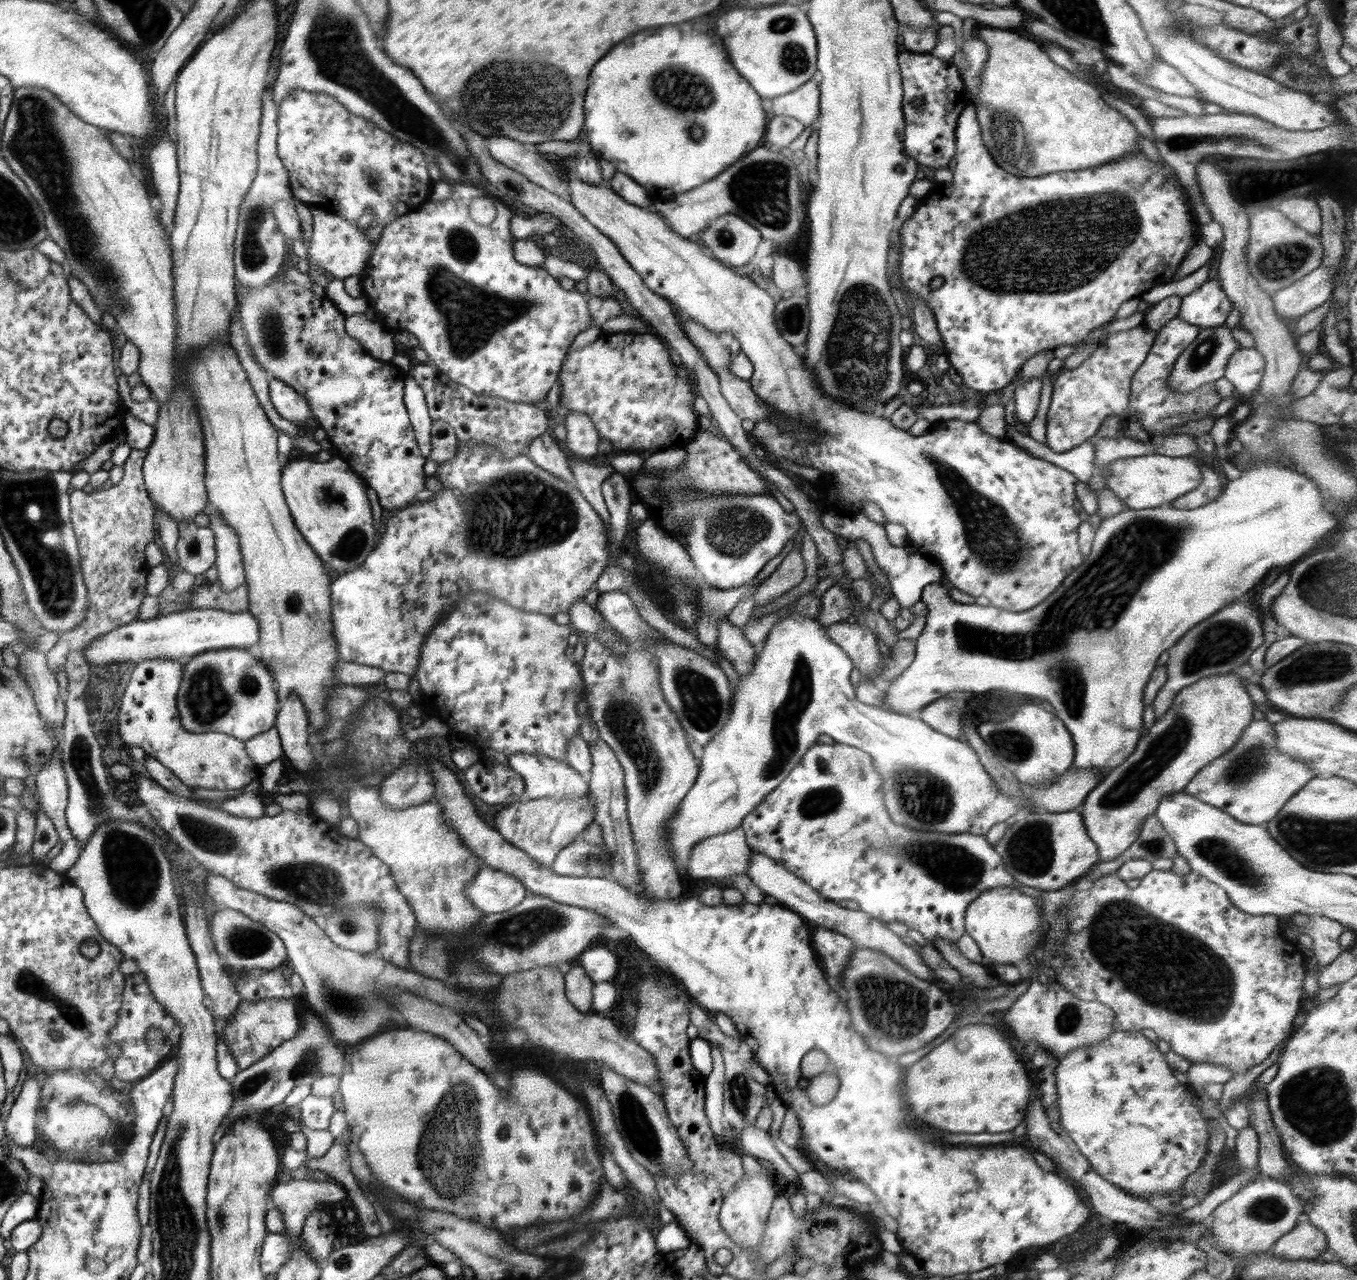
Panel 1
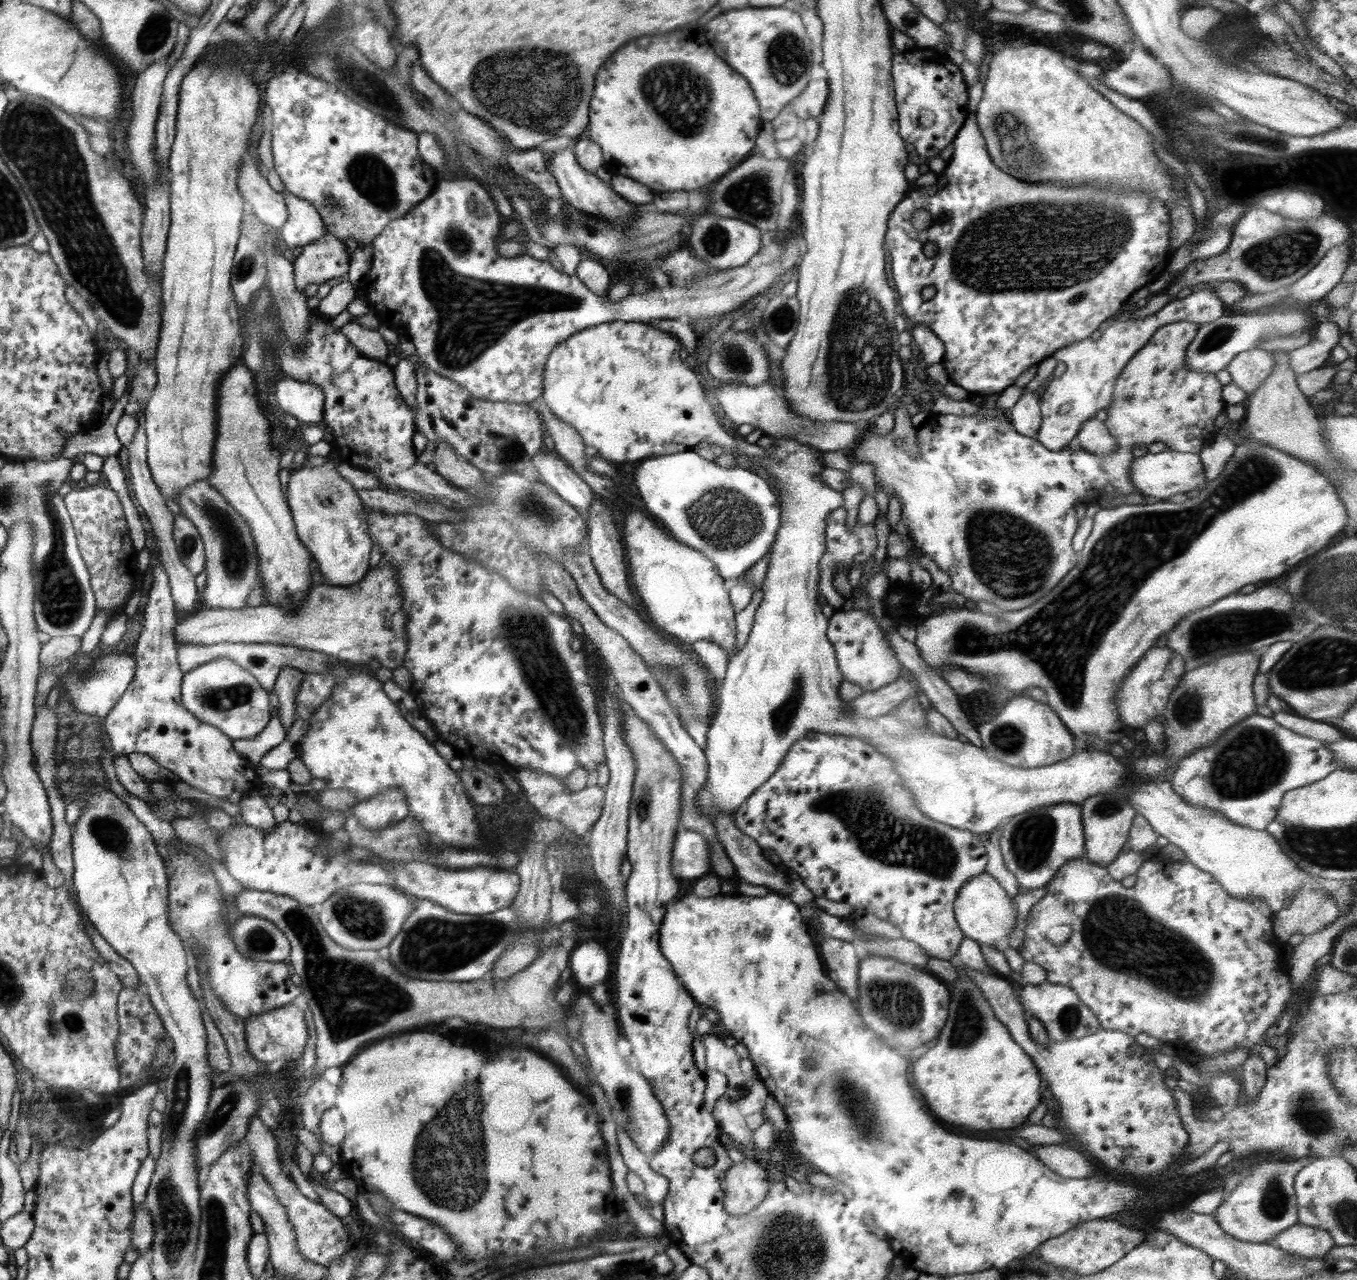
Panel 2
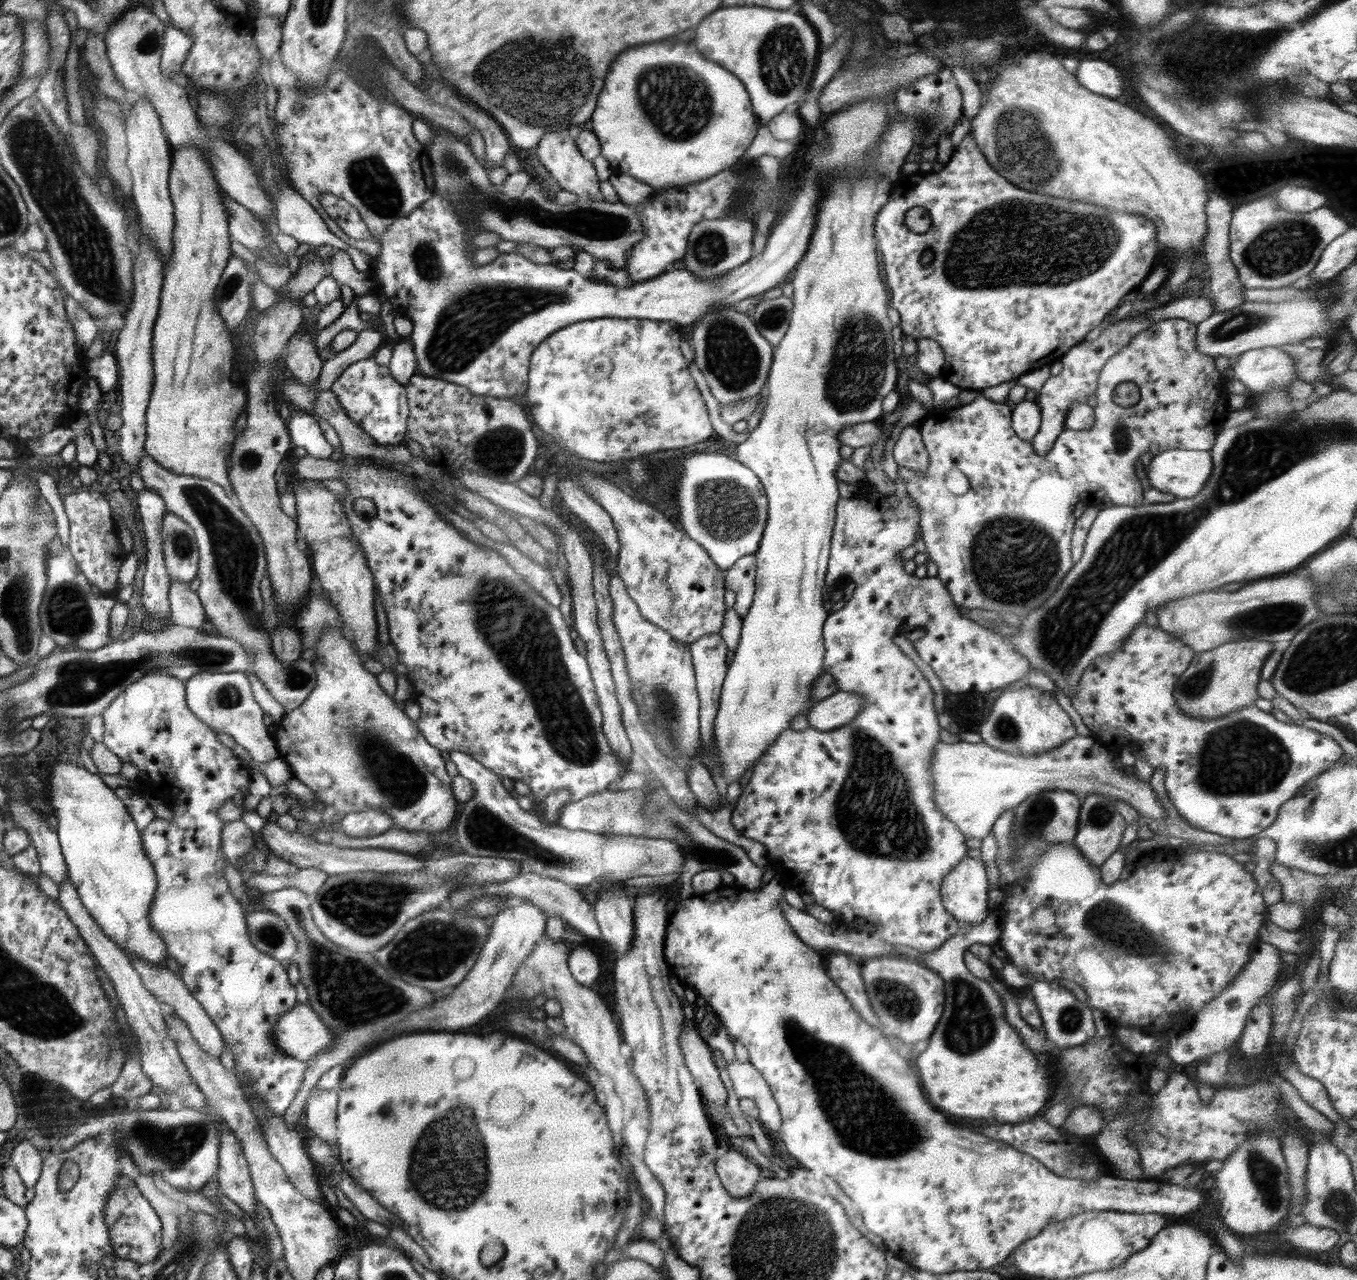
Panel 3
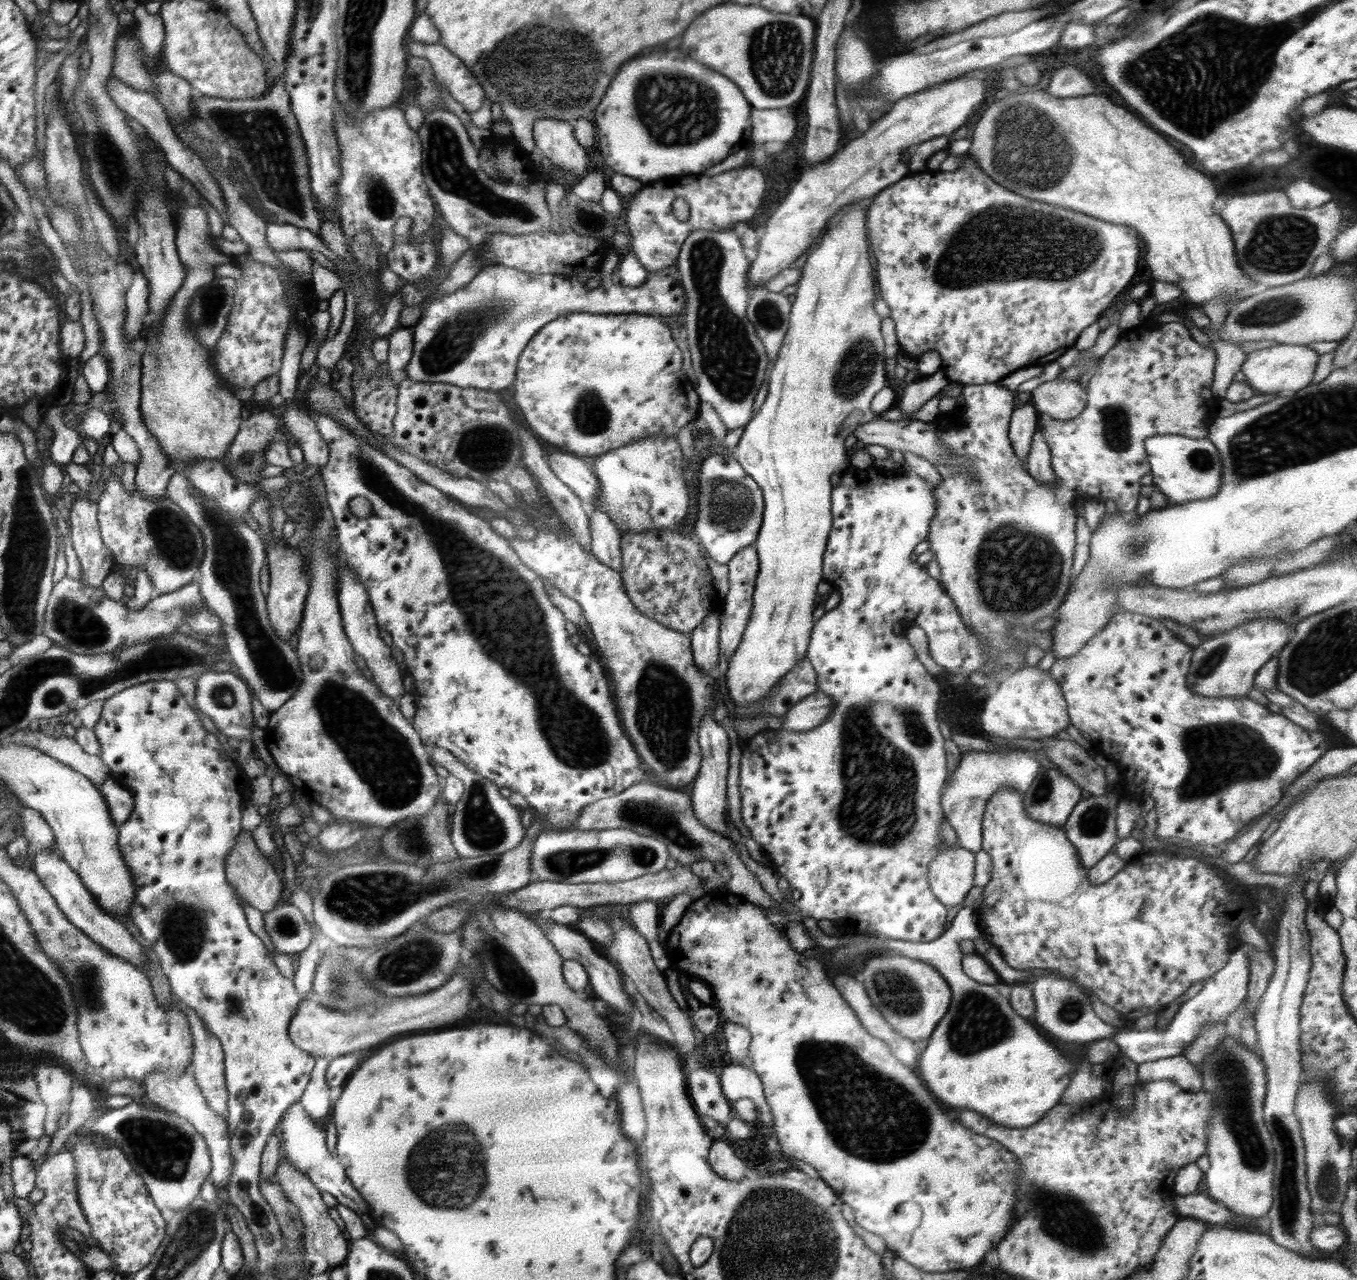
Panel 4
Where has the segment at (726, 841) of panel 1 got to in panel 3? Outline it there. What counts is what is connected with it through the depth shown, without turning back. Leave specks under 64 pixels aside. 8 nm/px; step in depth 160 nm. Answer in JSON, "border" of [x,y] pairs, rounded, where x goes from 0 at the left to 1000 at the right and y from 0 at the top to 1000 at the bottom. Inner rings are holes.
{"border":[[[332,587],[332,594],[337,598],[338,606],[343,608],[350,617],[348,623],[338,634],[334,645],[340,666],[349,669],[376,670],[380,673],[383,673],[388,680],[416,689],[422,693],[432,692],[436,688],[442,685],[452,685],[460,689],[462,686],[468,684],[489,684],[489,683],[500,683],[502,681],[504,668],[502,667],[501,660],[496,656],[441,652],[432,648],[419,648],[411,644],[402,644],[394,635],[385,633],[383,630],[384,627],[375,619],[375,613],[346,589]]]}

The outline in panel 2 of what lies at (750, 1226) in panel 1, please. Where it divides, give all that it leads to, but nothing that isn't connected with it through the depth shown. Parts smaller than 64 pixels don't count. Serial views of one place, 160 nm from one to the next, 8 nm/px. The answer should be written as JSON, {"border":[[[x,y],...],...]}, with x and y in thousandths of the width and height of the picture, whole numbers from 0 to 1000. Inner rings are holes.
{"border":[[[553,906],[540,908],[534,917],[533,941],[539,950],[548,950],[567,932],[564,913]]]}

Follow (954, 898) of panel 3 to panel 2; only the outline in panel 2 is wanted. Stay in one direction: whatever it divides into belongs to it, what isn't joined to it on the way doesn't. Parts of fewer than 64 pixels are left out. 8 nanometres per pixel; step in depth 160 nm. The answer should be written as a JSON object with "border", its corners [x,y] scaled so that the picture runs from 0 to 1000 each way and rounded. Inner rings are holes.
{"border":[[[727,681],[716,684],[705,698],[703,704],[703,717],[711,732],[718,734],[721,738],[740,741],[746,730],[750,730],[749,725],[749,709],[746,702],[743,700],[738,692]]]}

